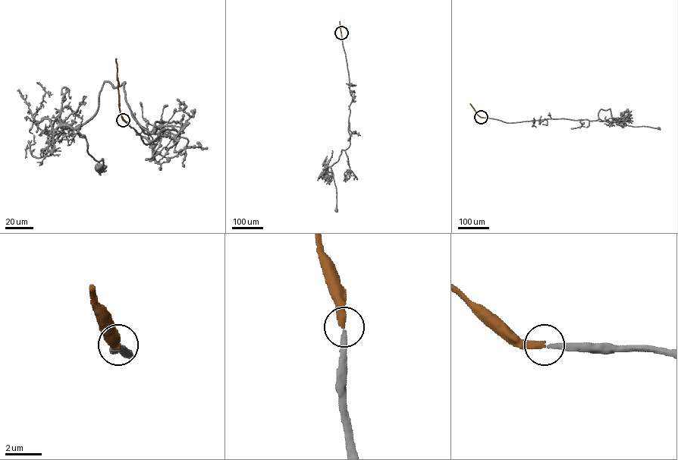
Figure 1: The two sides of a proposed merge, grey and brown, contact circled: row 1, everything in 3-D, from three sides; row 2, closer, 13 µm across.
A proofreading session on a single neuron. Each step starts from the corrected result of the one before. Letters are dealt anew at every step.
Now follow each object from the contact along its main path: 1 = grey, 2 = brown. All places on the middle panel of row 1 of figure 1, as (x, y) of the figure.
1: (341, 33), (352, 99), (348, 126), (349, 145), (341, 149), (338, 161), (331, 166), (336, 187), (336, 210)
2: (341, 33), (339, 21)

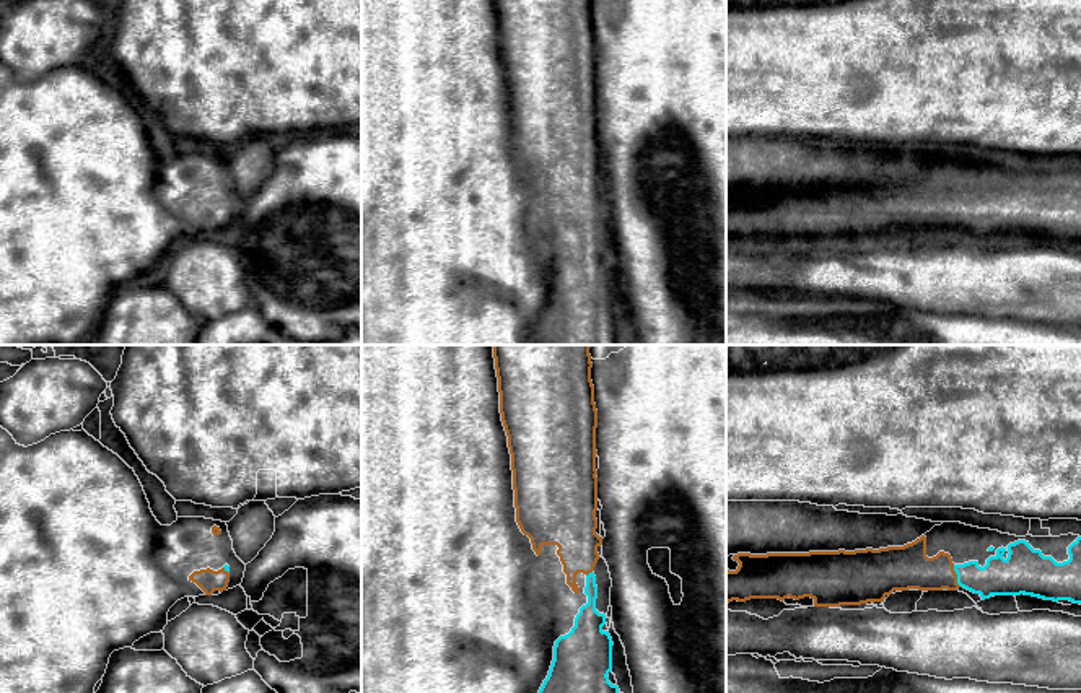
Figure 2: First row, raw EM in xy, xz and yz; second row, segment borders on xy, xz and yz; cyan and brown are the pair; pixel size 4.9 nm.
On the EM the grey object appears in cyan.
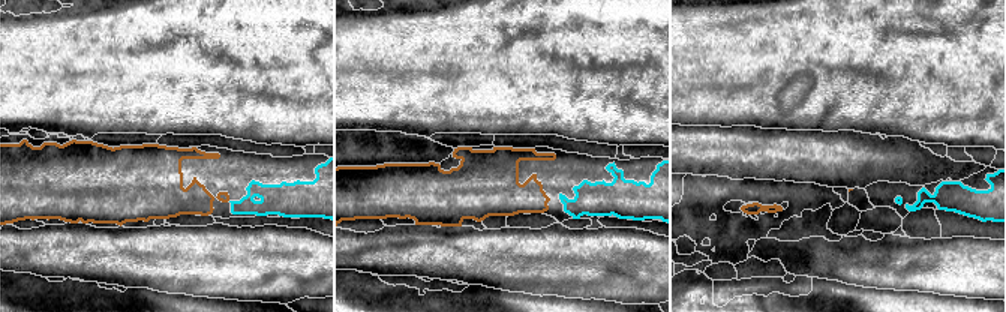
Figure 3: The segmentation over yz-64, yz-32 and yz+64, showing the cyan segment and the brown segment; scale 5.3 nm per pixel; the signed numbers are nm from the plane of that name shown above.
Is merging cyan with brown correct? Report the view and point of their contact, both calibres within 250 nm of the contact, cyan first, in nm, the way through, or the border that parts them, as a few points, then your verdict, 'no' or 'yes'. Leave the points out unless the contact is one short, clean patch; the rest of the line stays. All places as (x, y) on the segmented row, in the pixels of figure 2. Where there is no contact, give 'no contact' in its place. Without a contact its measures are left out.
yz (958, 576) | 180/200 nm | across yz (1000, 576), (958, 576), (920, 573), (909, 566) | yes

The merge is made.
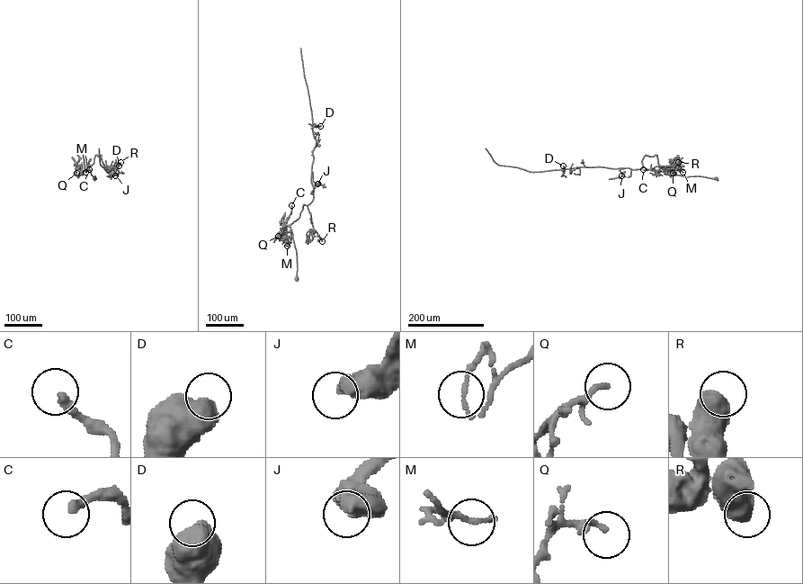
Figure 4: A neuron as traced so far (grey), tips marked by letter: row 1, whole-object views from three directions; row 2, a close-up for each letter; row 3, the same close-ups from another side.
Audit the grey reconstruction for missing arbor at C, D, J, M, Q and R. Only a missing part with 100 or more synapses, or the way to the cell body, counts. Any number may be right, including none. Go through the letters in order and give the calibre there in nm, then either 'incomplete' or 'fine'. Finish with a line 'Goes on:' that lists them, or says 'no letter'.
C: 280 nm thick; fine
D: 650 nm thick; fine
J: 600 nm thick; fine
M: 110 nm thick; fine
Q: 130 nm thick; fine
R: 650 nm thick; fine
Goes on: no letter

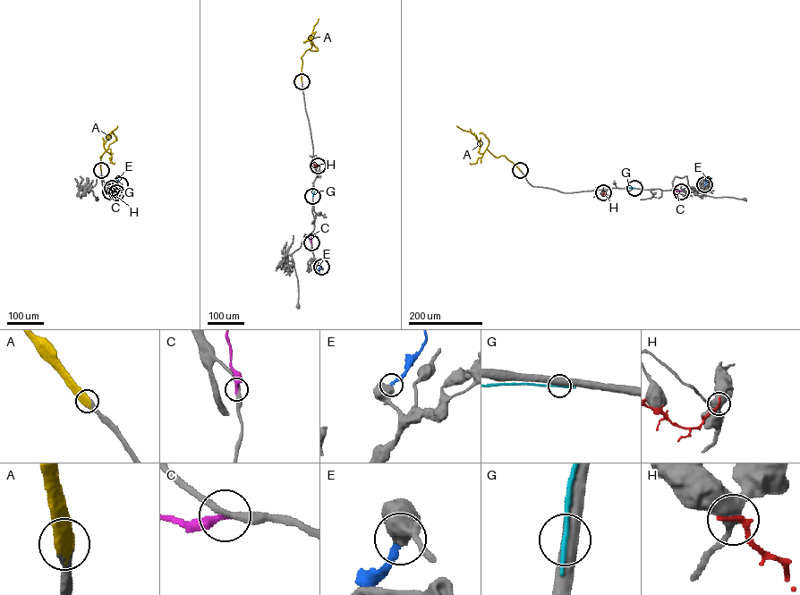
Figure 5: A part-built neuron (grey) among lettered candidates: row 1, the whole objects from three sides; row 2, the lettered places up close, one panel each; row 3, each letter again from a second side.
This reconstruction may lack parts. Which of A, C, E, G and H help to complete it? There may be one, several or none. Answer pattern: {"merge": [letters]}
{"merge": ["A"]}

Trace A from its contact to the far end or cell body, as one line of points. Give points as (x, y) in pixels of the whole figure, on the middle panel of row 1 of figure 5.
A: (302, 81), (301, 57), (311, 46), (310, 40), (304, 42), (318, 19)

